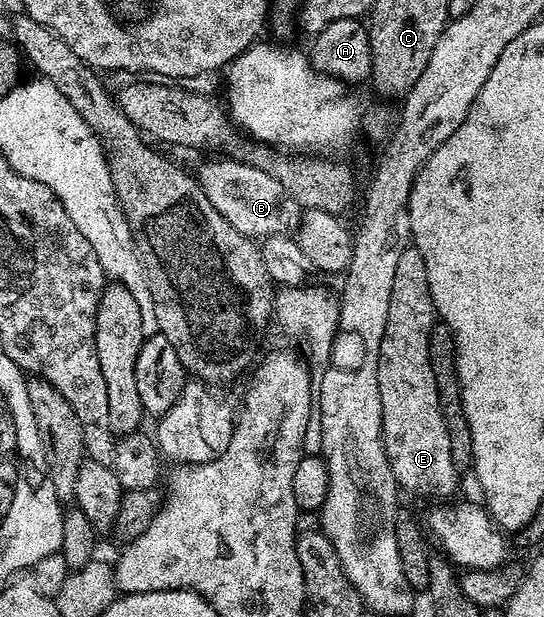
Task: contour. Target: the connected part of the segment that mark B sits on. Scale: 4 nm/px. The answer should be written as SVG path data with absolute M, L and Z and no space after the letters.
M214 159L196 171L196 178L216 213L248 239L265 241L271 237L286 237L297 232L300 226L298 202L265 166L253 167L238 159Z

